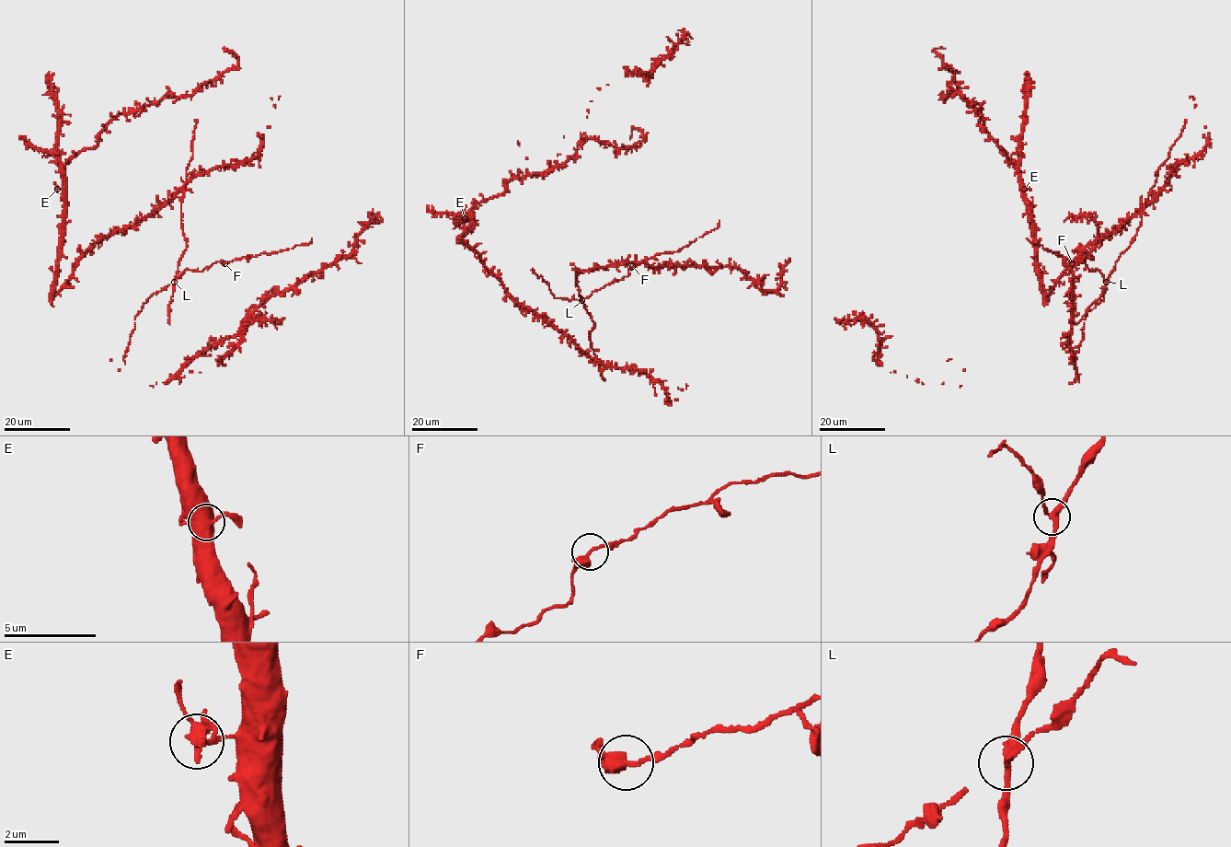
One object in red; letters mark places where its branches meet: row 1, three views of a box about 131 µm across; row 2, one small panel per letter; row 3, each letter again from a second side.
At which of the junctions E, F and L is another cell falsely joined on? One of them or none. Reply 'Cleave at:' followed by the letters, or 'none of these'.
Cleave at: L

